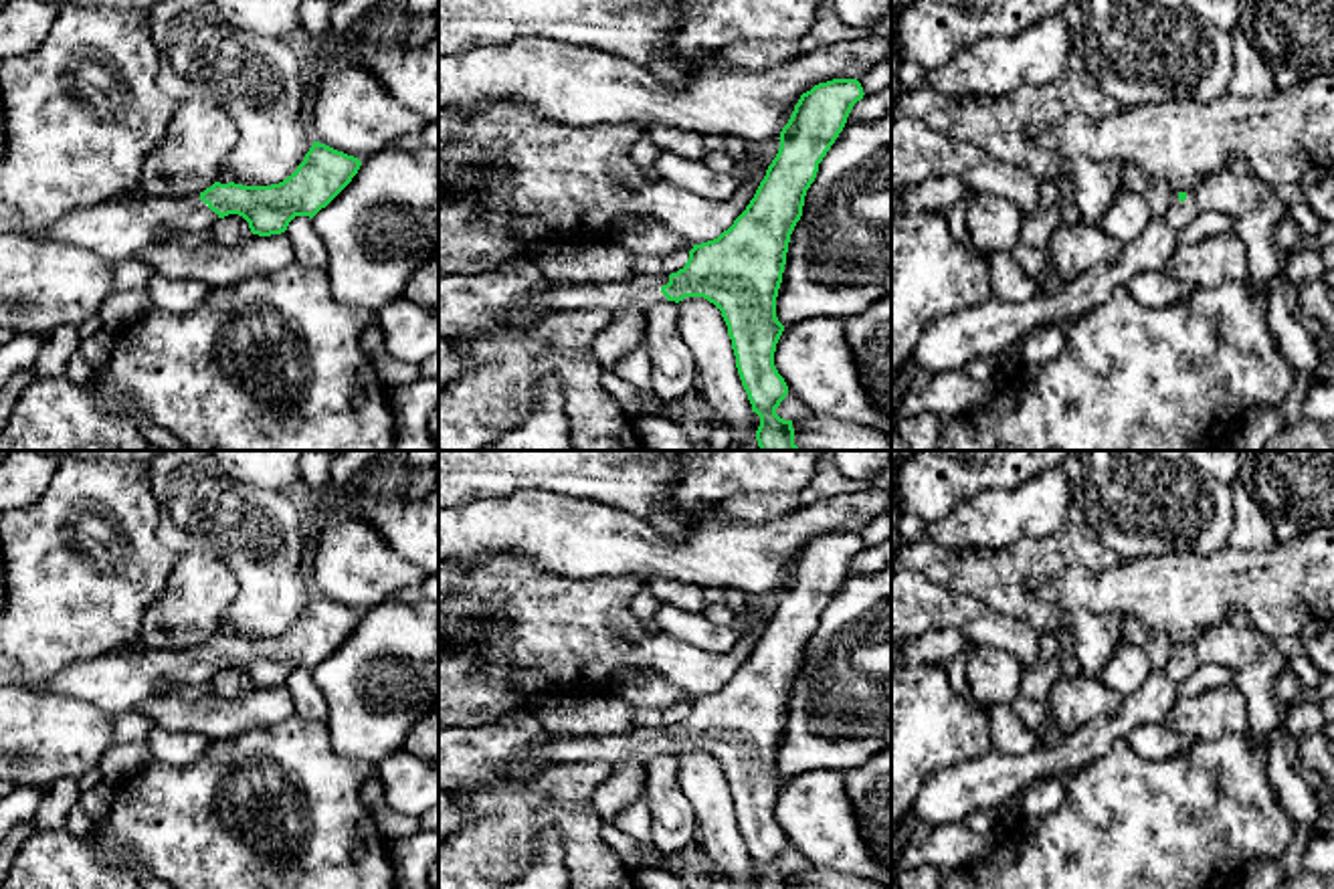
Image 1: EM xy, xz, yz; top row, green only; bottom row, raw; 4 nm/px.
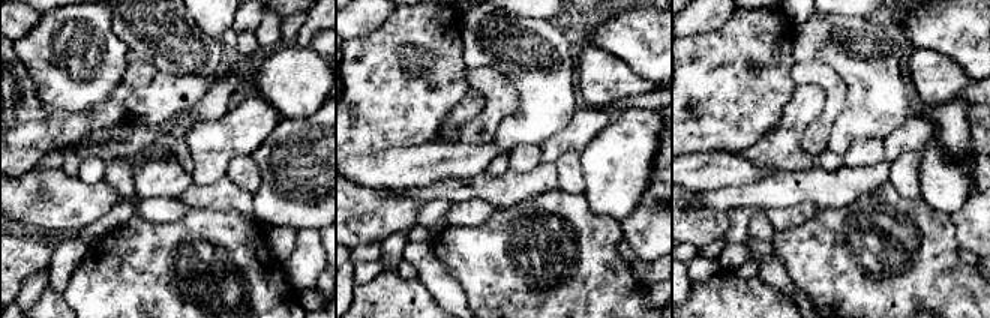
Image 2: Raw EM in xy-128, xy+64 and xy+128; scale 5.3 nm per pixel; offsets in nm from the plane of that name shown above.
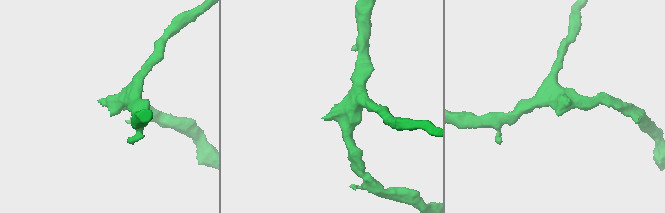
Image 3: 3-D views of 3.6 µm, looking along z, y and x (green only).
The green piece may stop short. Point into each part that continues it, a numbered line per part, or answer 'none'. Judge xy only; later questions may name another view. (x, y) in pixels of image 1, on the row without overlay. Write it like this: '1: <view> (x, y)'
1: xy (116, 681)

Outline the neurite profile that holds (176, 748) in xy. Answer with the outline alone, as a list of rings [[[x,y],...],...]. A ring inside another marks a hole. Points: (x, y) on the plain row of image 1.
[[[154,725],[150,735],[146,737],[148,748],[154,760],[164,762],[168,766],[188,766],[202,758],[212,739],[194,731],[170,731]]]

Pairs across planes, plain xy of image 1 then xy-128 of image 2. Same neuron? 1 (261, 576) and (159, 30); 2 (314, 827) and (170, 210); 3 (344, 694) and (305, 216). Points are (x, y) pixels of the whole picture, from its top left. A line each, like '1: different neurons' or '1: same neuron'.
1: same neuron
2: different neurons
3: same neuron

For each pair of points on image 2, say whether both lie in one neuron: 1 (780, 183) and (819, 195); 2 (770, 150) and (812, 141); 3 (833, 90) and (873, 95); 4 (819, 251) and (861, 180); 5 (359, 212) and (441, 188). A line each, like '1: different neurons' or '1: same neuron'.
1: same neuron
2: different neurons
3: different neurons
4: different neurons
5: different neurons

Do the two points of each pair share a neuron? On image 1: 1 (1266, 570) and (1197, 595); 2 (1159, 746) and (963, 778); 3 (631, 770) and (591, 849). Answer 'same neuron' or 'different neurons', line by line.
1: same neuron
2: different neurons
3: different neurons

